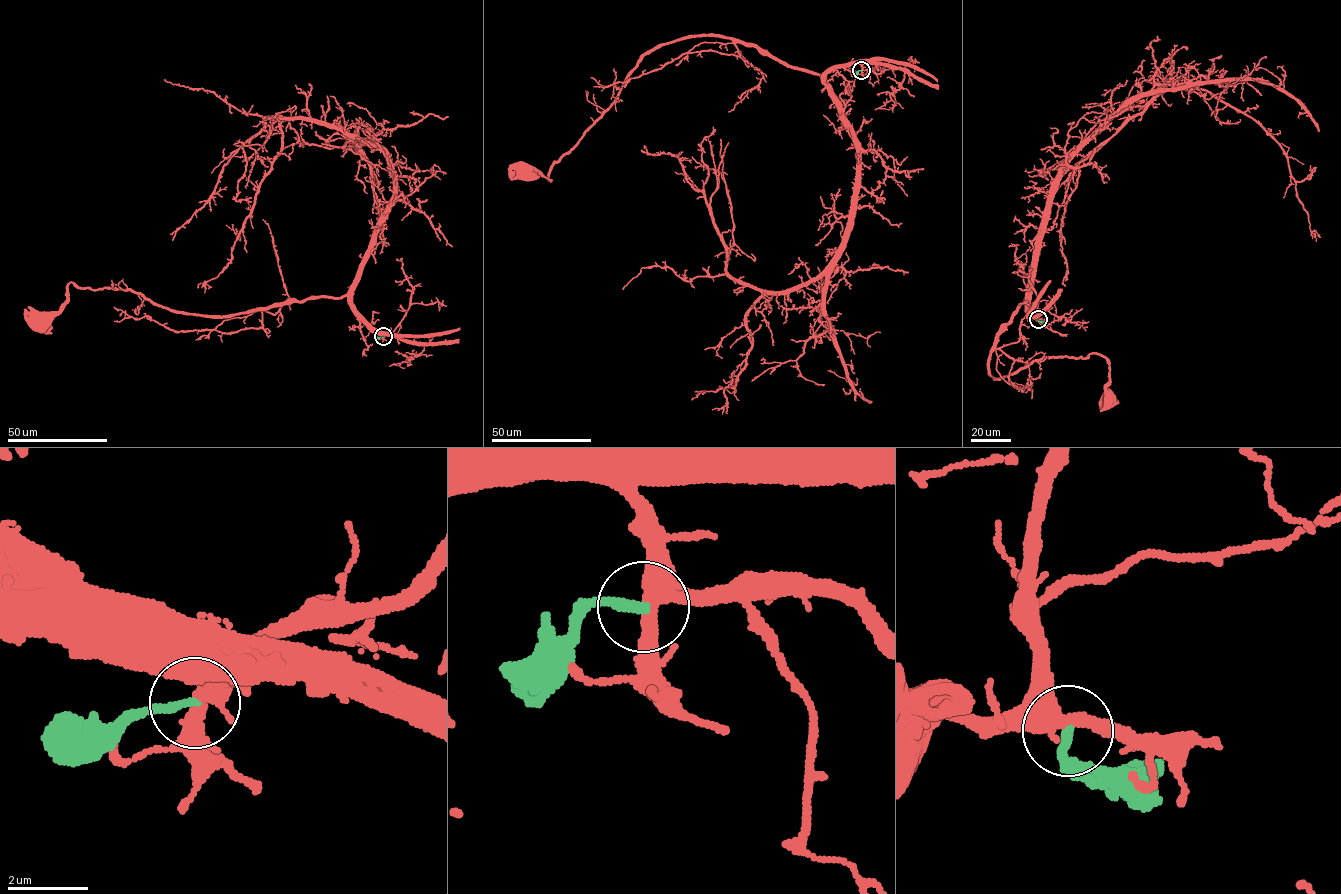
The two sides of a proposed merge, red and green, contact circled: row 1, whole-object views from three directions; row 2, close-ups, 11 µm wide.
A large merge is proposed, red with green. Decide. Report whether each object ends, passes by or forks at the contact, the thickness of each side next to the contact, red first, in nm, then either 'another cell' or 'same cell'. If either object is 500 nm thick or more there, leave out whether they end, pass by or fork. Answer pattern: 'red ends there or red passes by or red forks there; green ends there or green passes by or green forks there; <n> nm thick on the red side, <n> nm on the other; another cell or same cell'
red passes by; green ends there; 400 nm thick on the red side, 220 nm on the other; another cell

